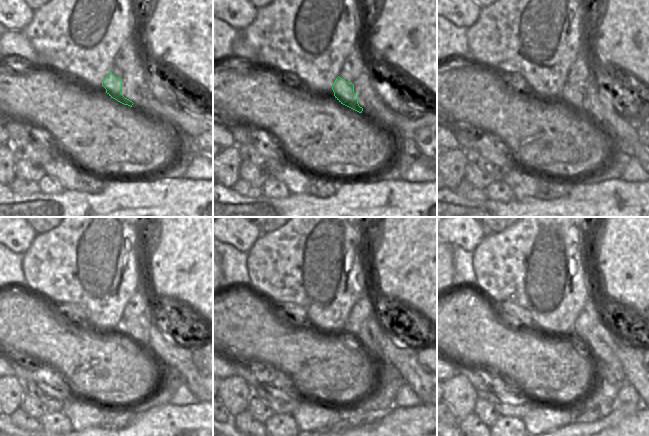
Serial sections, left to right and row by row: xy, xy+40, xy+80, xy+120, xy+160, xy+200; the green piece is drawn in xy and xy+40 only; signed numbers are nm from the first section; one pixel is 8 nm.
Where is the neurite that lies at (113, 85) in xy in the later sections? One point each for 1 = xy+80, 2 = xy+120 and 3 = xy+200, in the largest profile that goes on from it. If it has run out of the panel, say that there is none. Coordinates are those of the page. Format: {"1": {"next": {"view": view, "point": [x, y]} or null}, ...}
{"1": {"next": {"view": "xy+80", "point": [577, 96]}}, "2": {"next": {"view": "xy+120", "point": [138, 329]}}, "3": {"next": {"view": "xy+200", "point": [602, 341]}}}

